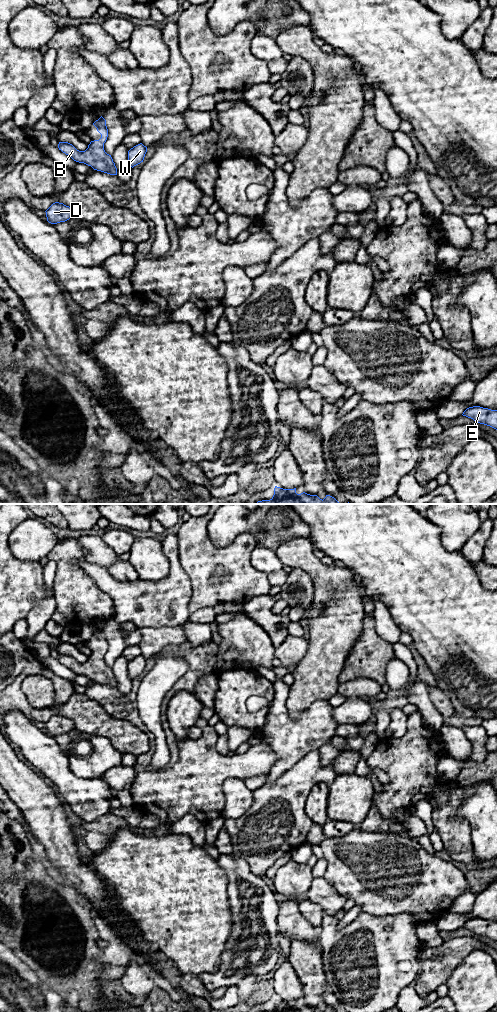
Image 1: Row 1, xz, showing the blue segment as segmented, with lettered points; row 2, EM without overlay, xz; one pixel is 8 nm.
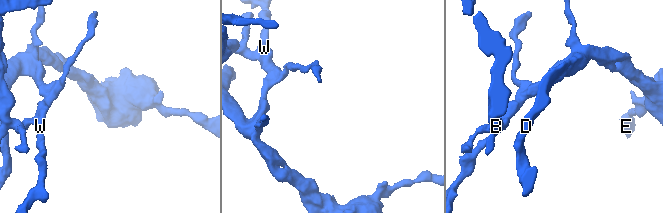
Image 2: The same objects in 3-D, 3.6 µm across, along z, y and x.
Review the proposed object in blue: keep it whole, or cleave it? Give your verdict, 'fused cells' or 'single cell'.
single cell

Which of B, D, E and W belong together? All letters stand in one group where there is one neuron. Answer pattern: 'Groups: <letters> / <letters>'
Groups: B D E W

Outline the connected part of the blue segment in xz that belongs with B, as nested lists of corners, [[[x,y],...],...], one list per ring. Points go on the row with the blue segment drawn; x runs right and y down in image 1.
[[[101,116],[93,123],[93,125],[101,134],[101,138],[99,140],[91,141],[85,151],[77,150],[68,142],[59,142],[58,148],[76,162],[84,163],[97,171],[110,175],[117,175],[117,168],[111,155],[107,154],[104,150],[104,143],[108,137],[106,120]]]

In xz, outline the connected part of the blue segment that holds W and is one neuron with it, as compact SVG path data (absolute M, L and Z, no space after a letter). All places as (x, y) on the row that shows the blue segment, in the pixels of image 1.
M142 143L134 146L128 151L128 163L133 168L134 166L143 162L147 147Z

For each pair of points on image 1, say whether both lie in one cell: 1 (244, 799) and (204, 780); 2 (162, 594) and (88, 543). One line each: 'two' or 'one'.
1: two
2: two

